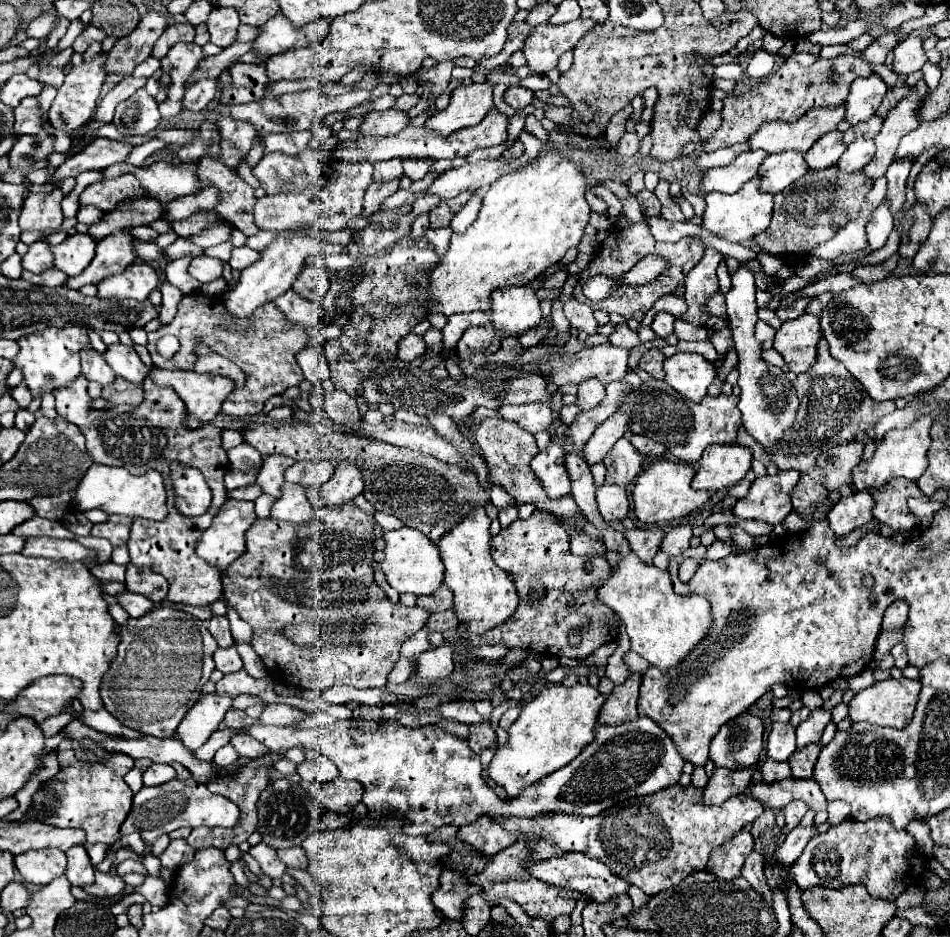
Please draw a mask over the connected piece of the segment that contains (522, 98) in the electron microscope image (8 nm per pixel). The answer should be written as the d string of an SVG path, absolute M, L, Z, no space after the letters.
M509 86L503 98L505 98L505 102L509 106L513 106L517 110L523 110L523 108L527 108L533 102L535 92L529 90L529 88L523 88L523 86Z

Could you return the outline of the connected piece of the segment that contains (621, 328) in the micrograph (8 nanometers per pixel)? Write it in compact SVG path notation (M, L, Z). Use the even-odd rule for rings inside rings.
M627 324L615 326L615 330L613 330L611 336L609 336L609 342L611 342L613 346L621 346L621 348L629 348L629 350L631 350L633 346L639 346L639 344L641 344L637 332L635 332L635 330L629 330Z

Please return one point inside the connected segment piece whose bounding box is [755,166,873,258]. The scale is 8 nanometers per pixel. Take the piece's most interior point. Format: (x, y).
(803, 217)

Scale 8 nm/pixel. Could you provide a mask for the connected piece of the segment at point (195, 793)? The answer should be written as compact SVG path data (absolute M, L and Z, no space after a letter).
M173 778L171 782L153 786L153 788L141 788L135 798L133 798L133 808L127 814L121 834L133 834L139 832L143 842L147 846L153 846L153 842L161 834L169 834L181 826L197 828L197 826L223 826L223 828L233 828L235 822L239 820L239 808L217 794L211 794L205 784L195 782L193 778L189 780L177 780Z

